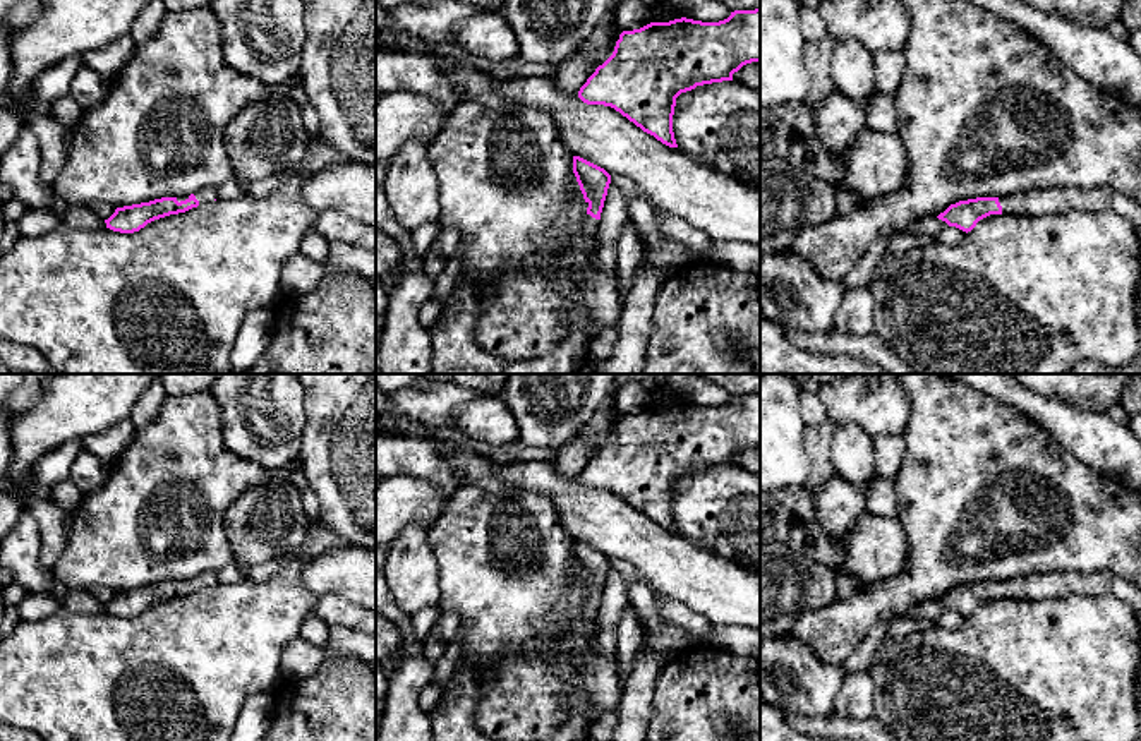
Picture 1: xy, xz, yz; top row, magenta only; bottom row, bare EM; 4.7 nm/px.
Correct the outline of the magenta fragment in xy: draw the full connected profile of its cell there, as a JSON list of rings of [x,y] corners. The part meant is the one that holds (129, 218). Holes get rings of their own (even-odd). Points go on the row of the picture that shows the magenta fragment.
[[[204,187],[196,194],[184,197],[161,197],[149,202],[117,208],[115,213],[108,220],[105,220],[105,223],[106,228],[113,232],[134,233],[154,220],[185,213],[202,204],[211,204],[214,199],[214,189]]]

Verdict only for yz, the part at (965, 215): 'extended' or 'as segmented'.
extended

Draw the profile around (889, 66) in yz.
[[[901,50],[875,53],[875,84],[877,91],[887,96],[897,93],[904,75],[904,55]]]

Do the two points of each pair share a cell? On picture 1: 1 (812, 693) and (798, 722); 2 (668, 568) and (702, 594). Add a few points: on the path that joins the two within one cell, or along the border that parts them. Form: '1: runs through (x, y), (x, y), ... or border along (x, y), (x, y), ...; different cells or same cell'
1: border along (783, 707), (807, 717), (833, 714); different cells
2: runs through (676, 568), (694, 585); same cell

